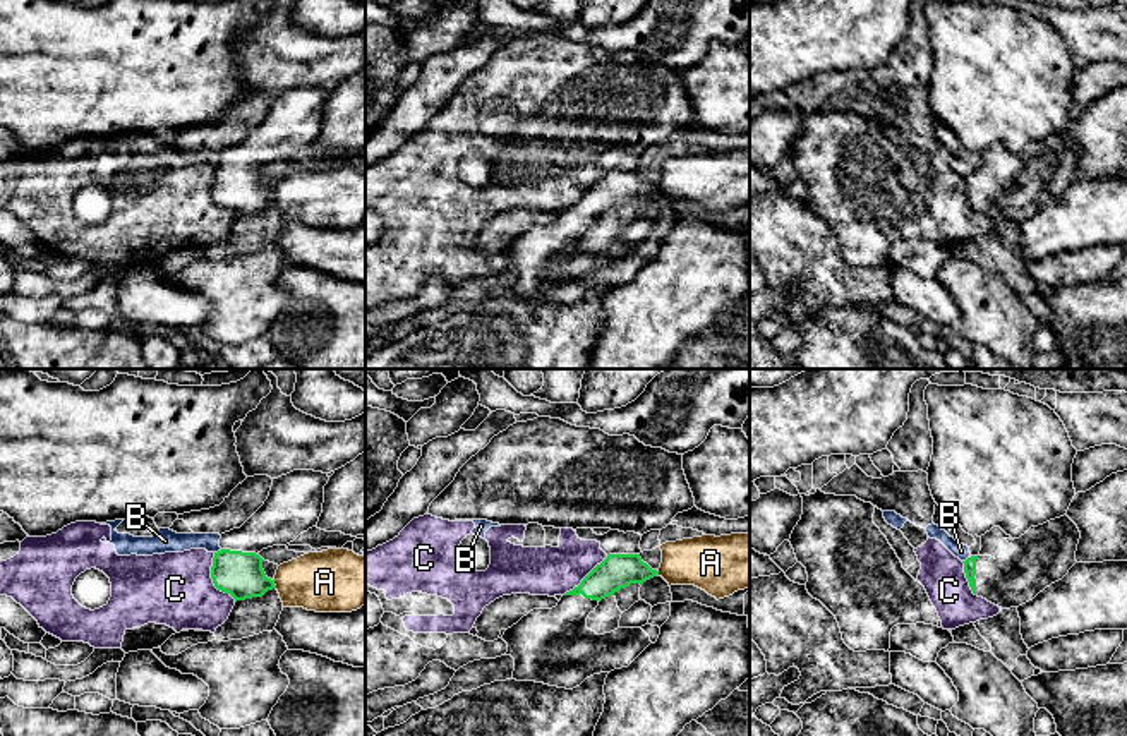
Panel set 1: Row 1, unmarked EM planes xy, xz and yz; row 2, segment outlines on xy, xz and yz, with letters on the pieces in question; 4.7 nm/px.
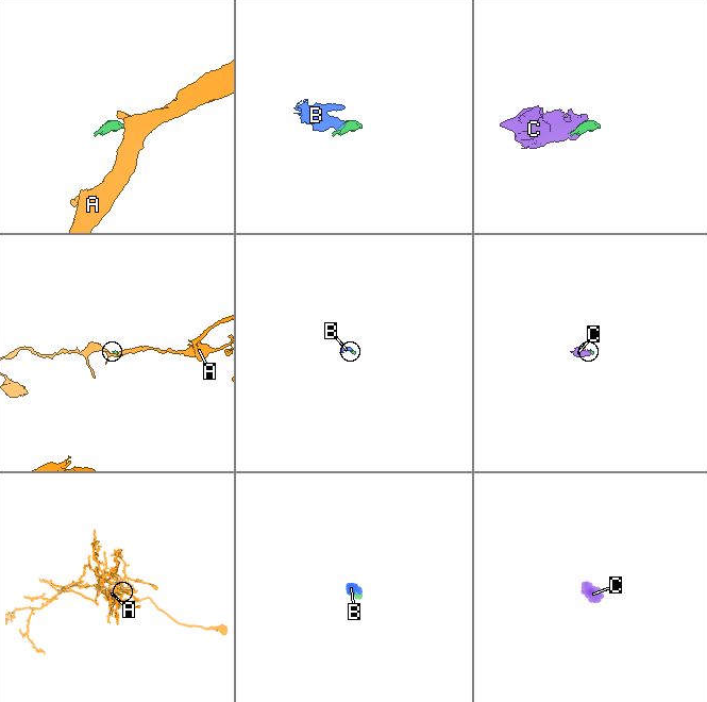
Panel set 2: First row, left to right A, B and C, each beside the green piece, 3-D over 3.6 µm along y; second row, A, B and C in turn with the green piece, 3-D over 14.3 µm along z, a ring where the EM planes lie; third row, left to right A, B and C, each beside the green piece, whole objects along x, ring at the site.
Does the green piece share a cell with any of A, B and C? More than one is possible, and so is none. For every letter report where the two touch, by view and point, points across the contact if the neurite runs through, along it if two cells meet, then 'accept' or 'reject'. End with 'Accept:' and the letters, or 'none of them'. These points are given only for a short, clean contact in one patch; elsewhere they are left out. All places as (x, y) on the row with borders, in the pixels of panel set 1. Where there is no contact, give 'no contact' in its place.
A: meets green in xy at (273, 584); border along xy (273, 580), (277, 587); reject
B: meets green in yz at (968, 558); border along yz (971, 556), (963, 561); reject
C: meets green in xy at (213, 580); border along xy (213, 553), (211, 582), (235, 601); reject
Accept: none of them

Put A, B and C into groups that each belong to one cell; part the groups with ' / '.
A / B C

